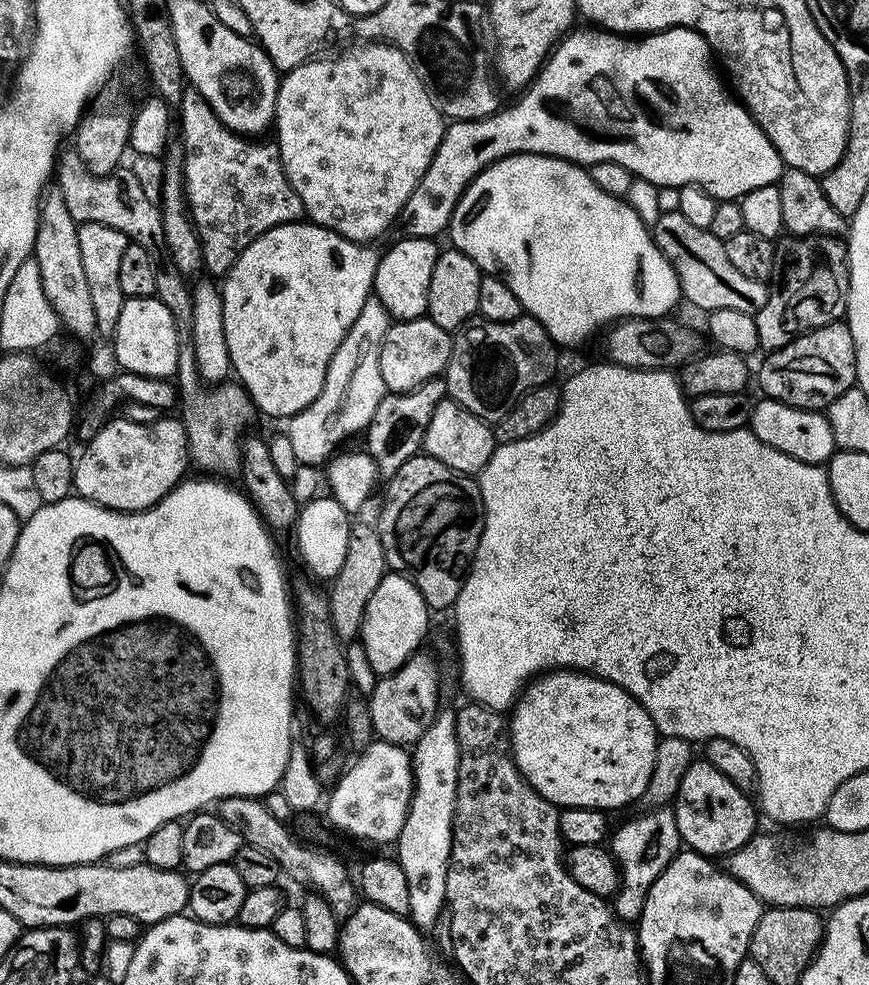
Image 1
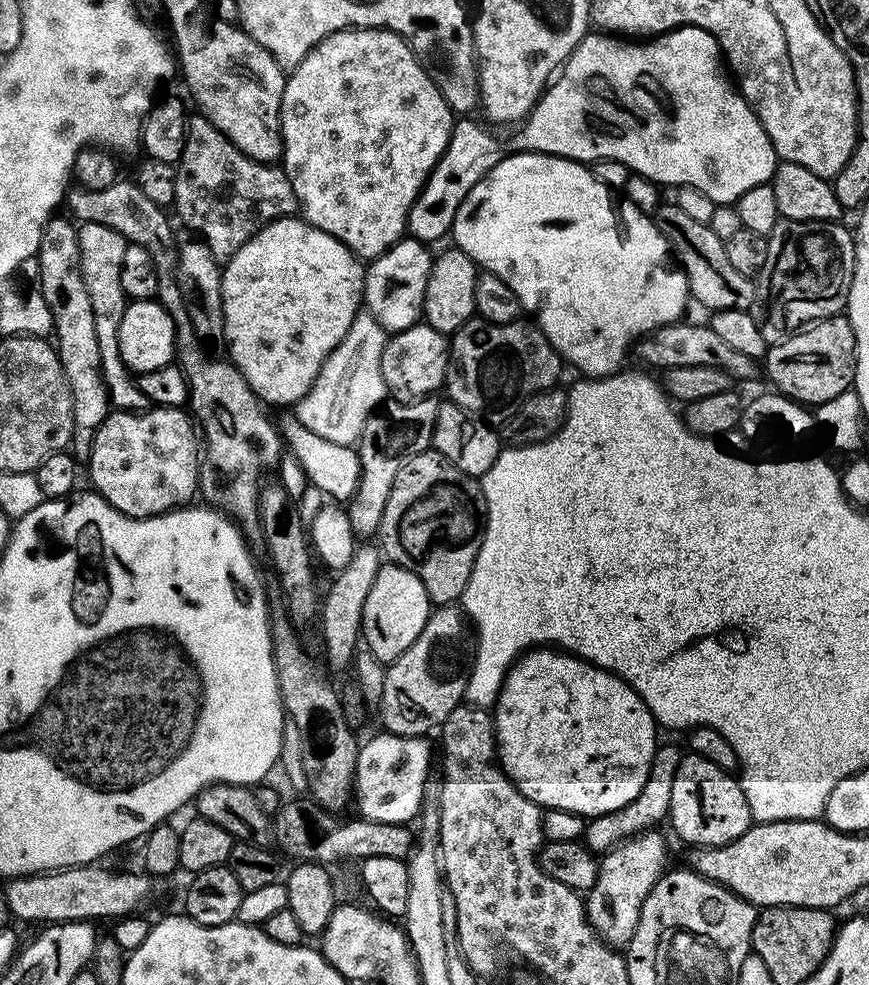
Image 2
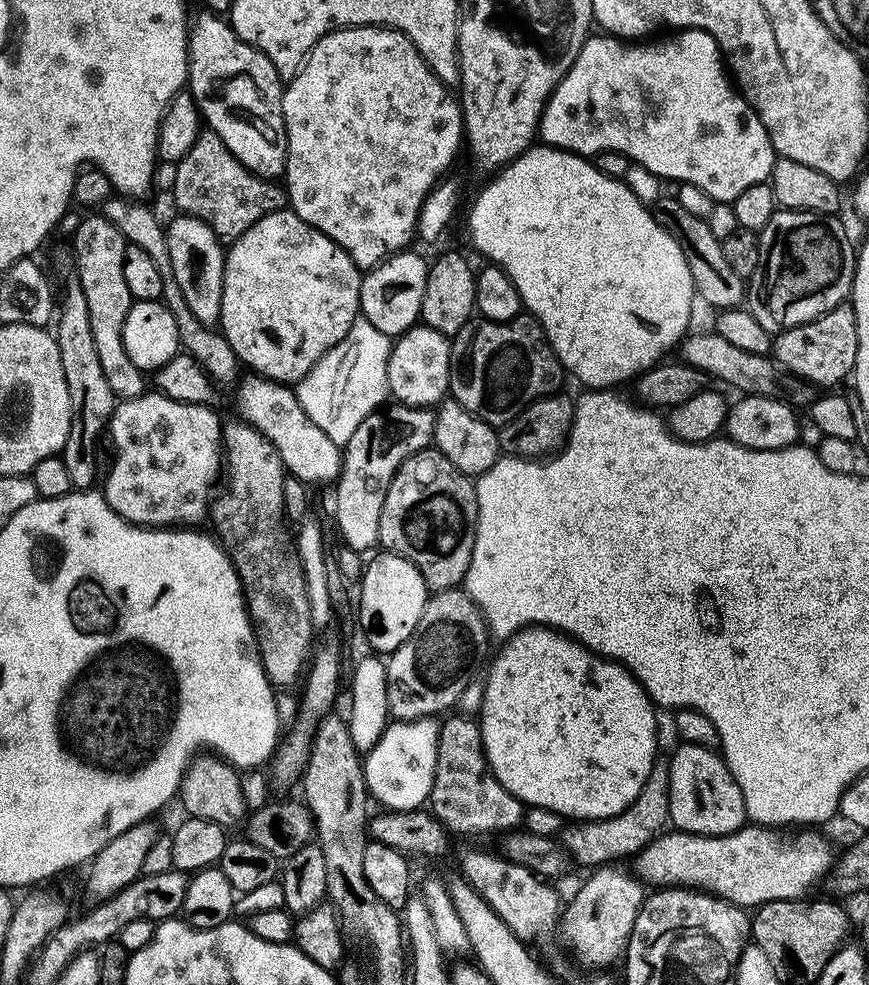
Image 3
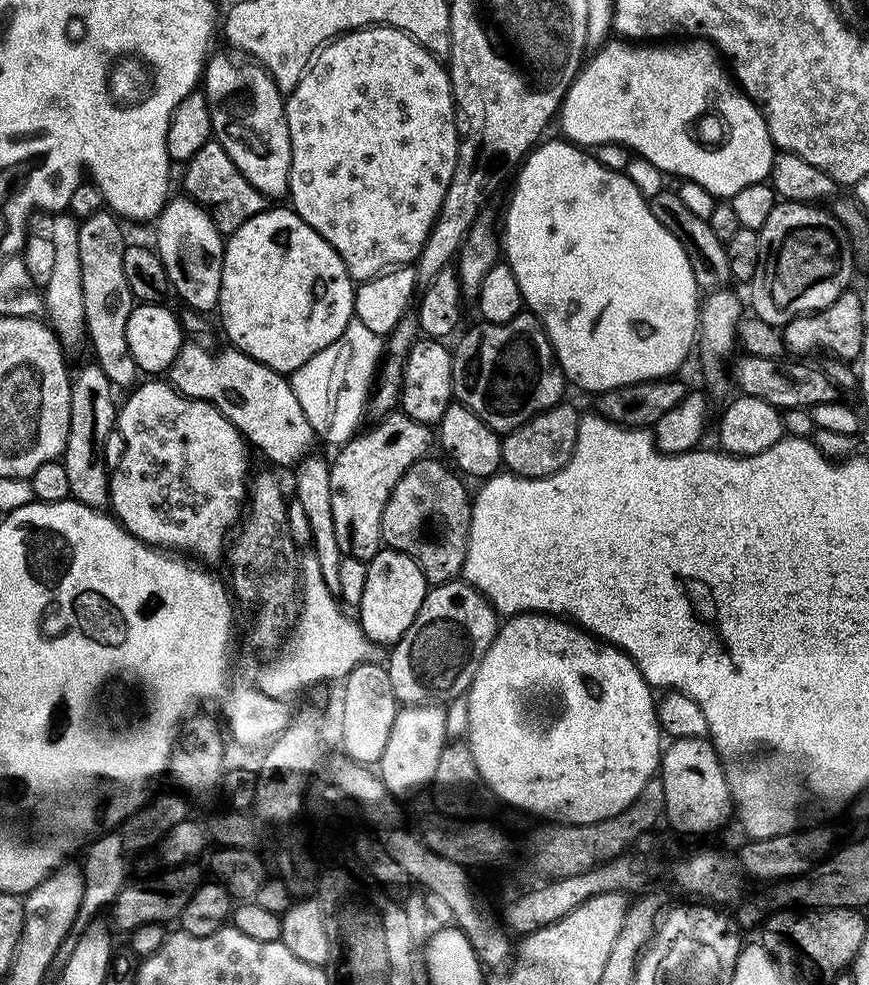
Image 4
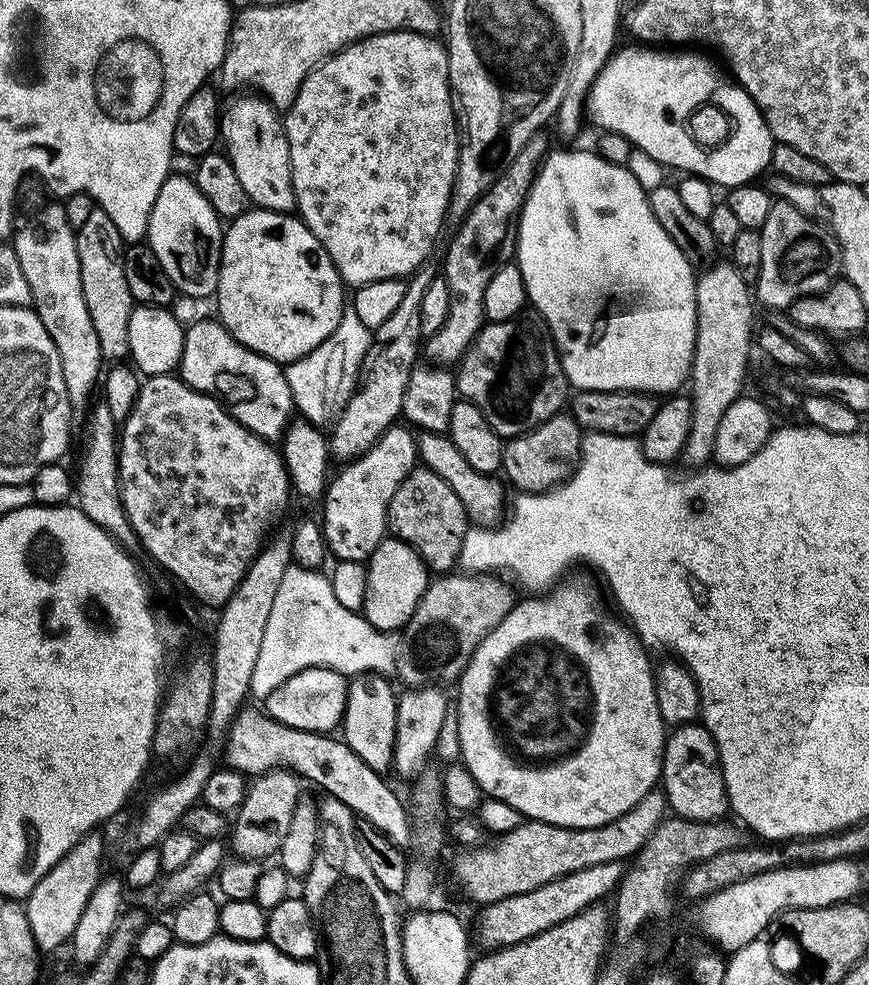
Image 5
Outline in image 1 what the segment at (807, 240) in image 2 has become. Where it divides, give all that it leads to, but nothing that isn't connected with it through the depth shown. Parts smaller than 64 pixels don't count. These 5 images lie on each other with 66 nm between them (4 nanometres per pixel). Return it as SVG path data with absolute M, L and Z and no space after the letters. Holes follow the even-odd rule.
M834 236L784 239L775 245L776 256L772 259L766 306L762 306L762 310L758 310L755 315L760 348L768 352L776 352L804 332L843 321L848 310L848 250L845 241Z

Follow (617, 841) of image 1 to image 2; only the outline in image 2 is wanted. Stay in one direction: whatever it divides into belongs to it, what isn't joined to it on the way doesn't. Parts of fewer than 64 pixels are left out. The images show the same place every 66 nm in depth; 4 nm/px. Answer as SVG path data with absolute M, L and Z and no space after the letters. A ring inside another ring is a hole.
M660 830L640 832L599 857L600 869L596 875L596 885L586 894L586 907L588 920L592 923L593 928L613 948L623 949L630 942L630 938L634 938L634 930L638 930L638 918L642 914L642 902L646 902L646 894L650 894L650 890L664 875L666 871L664 863L667 860L668 844L664 841L664 836Z

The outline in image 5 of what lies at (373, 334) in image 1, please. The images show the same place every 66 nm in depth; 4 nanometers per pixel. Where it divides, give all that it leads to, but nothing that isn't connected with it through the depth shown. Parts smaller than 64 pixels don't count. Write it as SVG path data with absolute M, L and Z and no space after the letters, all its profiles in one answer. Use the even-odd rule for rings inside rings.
M348 310L338 322L338 330L334 330L334 334L330 334L330 338L322 342L322 346L310 350L310 354L284 368L284 377L290 386L295 411L305 421L312 425L325 426L324 424L331 425L338 419L356 389L360 367L371 341L372 332L362 326L356 312Z

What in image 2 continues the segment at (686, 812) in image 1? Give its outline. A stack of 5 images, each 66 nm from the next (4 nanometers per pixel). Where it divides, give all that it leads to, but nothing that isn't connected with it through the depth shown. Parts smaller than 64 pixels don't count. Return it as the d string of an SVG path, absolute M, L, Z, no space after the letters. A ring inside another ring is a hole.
M685 755L680 761L678 772L674 774L674 791L670 794L670 810L668 820L672 828L688 843L698 848L726 846L726 842L734 842L746 834L754 821L750 802L746 802L746 794L740 789L740 781L733 773L723 772L714 762L706 762L701 756Z

